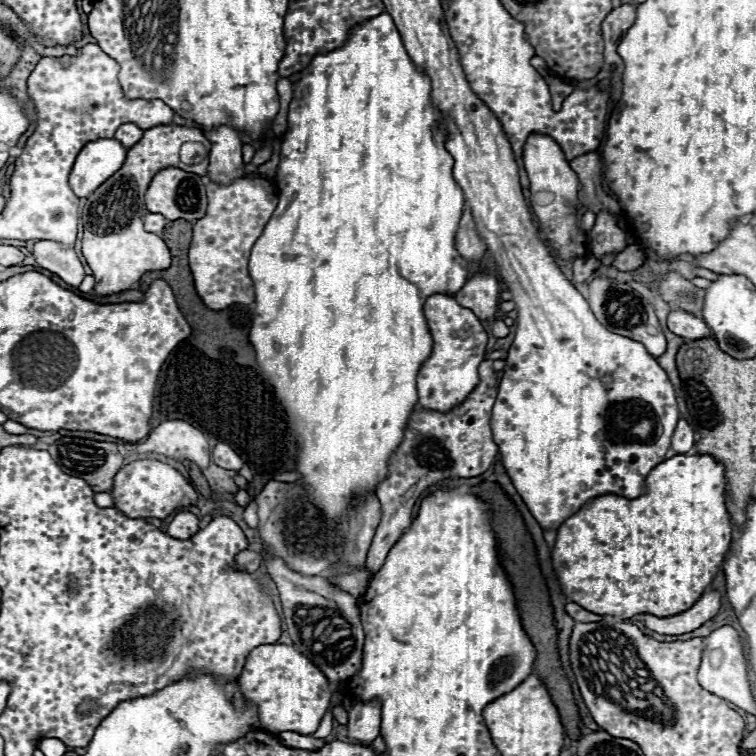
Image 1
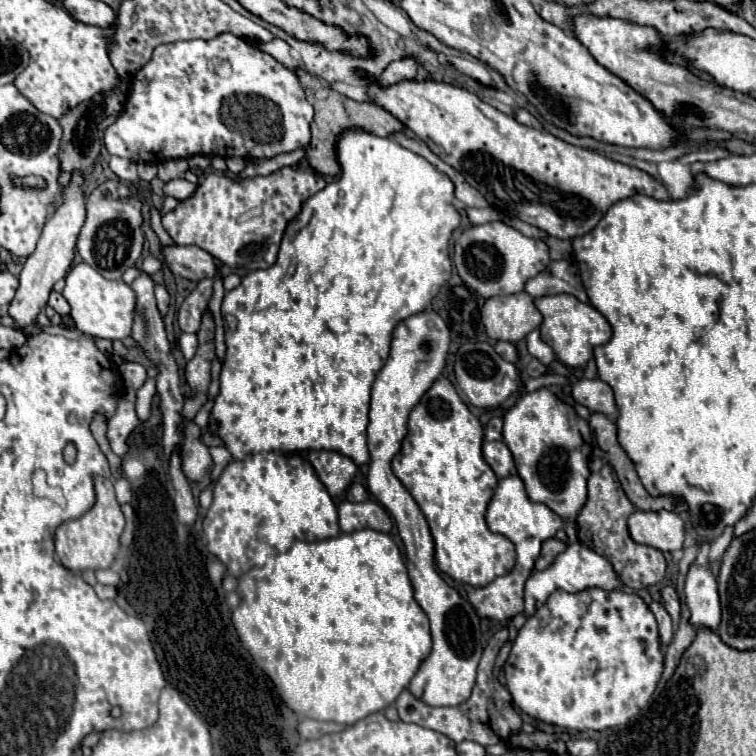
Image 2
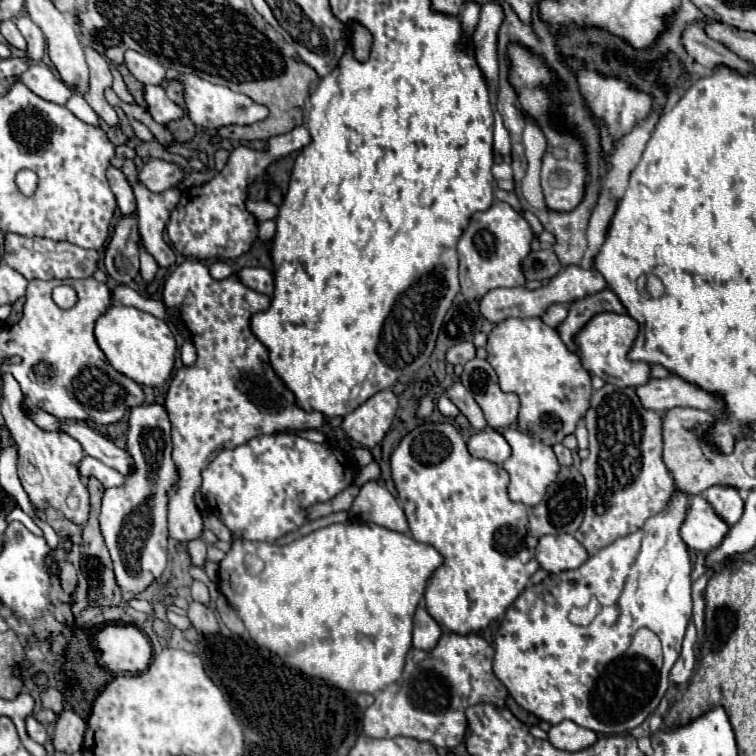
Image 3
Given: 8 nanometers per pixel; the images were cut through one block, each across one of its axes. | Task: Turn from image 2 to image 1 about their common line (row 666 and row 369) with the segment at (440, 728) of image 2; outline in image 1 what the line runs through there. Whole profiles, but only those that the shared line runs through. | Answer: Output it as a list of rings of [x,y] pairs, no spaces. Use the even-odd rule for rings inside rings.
[[[484,360],[478,368],[480,384],[466,396],[464,402],[448,412],[414,410],[410,414],[402,444],[388,458],[388,476],[376,486],[376,496],[382,502],[382,520],[376,528],[376,536],[368,550],[366,568],[376,574],[390,548],[412,524],[412,510],[416,500],[430,488],[448,478],[472,478],[484,474],[498,454],[498,446],[492,440],[490,416],[498,392],[498,376],[492,370],[492,360]]]

